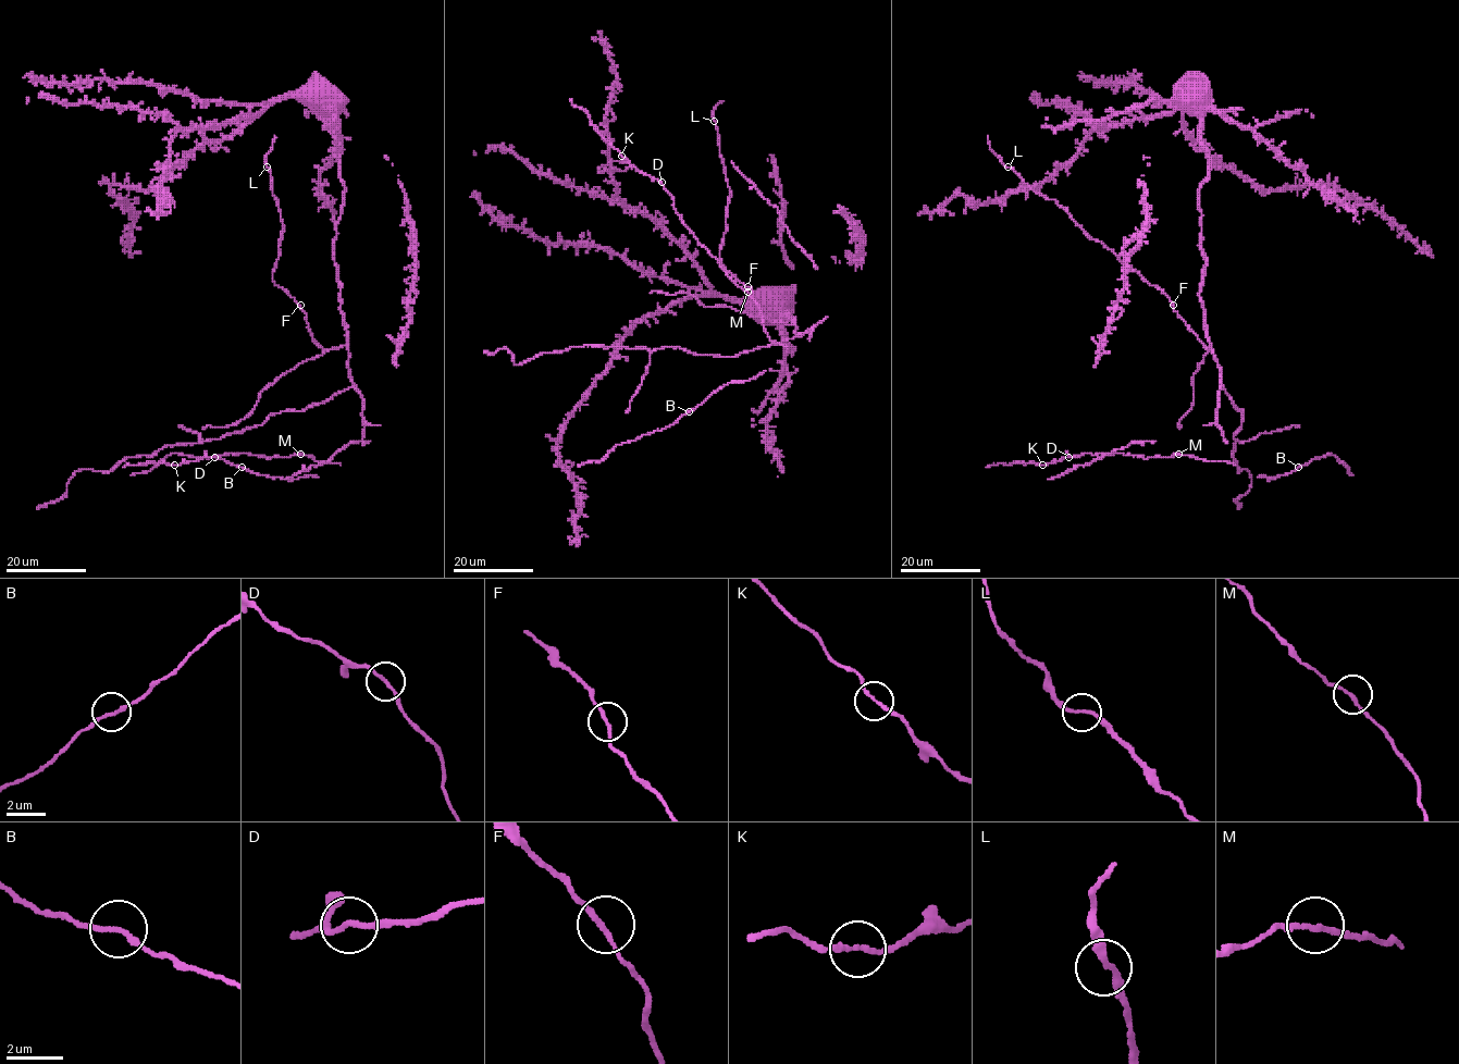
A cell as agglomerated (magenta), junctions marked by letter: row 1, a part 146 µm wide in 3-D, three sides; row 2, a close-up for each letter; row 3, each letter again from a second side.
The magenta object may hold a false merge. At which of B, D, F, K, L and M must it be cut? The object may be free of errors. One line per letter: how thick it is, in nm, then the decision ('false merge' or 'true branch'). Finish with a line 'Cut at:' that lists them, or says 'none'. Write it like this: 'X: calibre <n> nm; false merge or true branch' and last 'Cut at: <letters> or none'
B: calibre 180 nm; true branch
D: calibre 160 nm; true branch
F: calibre 170 nm; true branch
K: calibre 150 nm; true branch
L: calibre 150 nm; true branch
M: calibre 180 nm; true branch
Cut at: none

